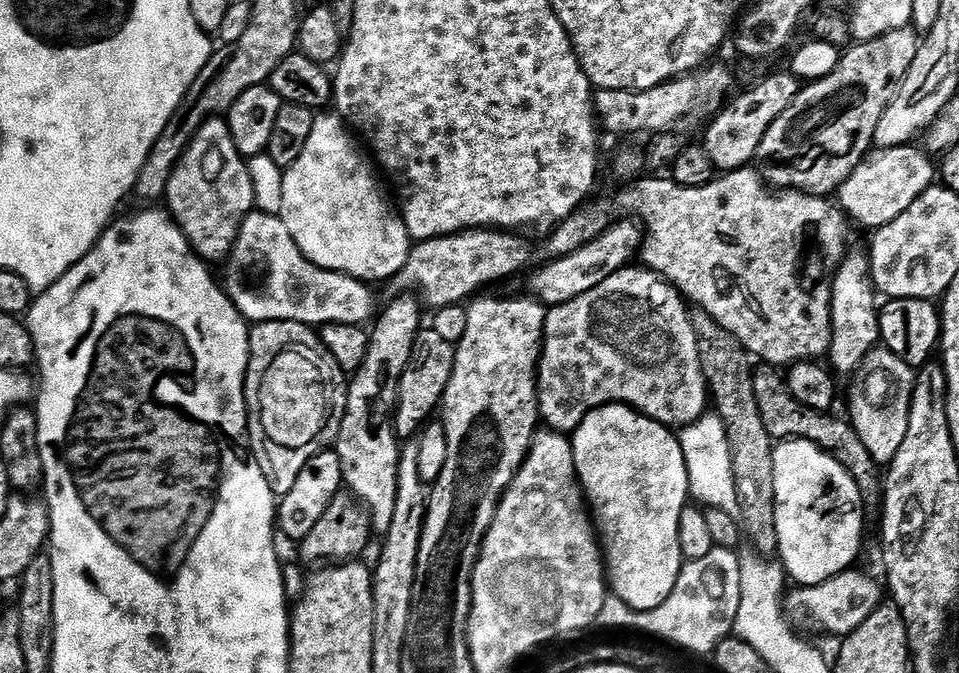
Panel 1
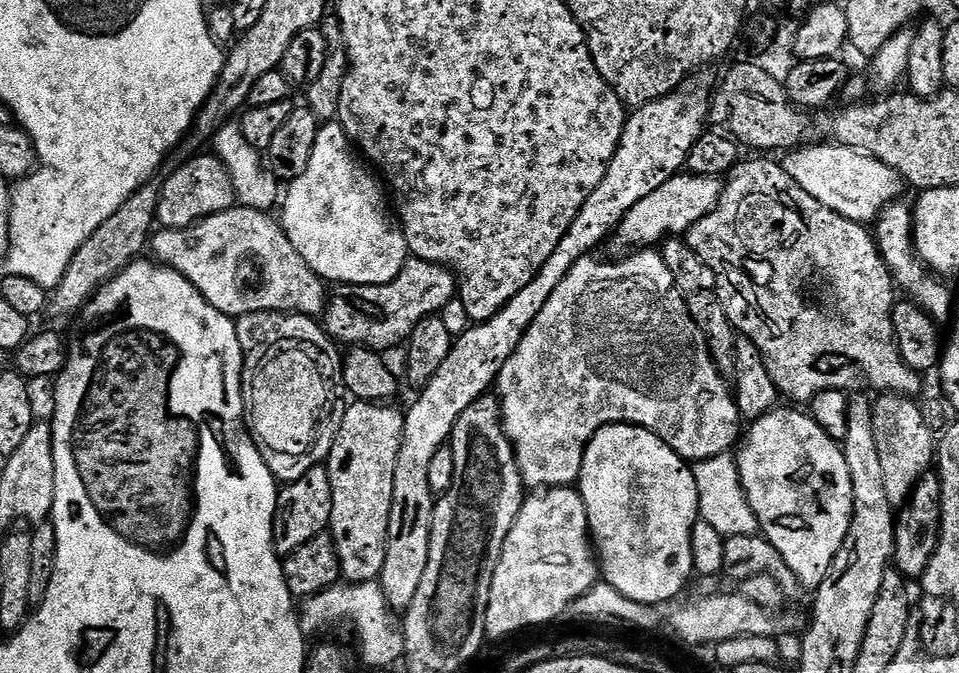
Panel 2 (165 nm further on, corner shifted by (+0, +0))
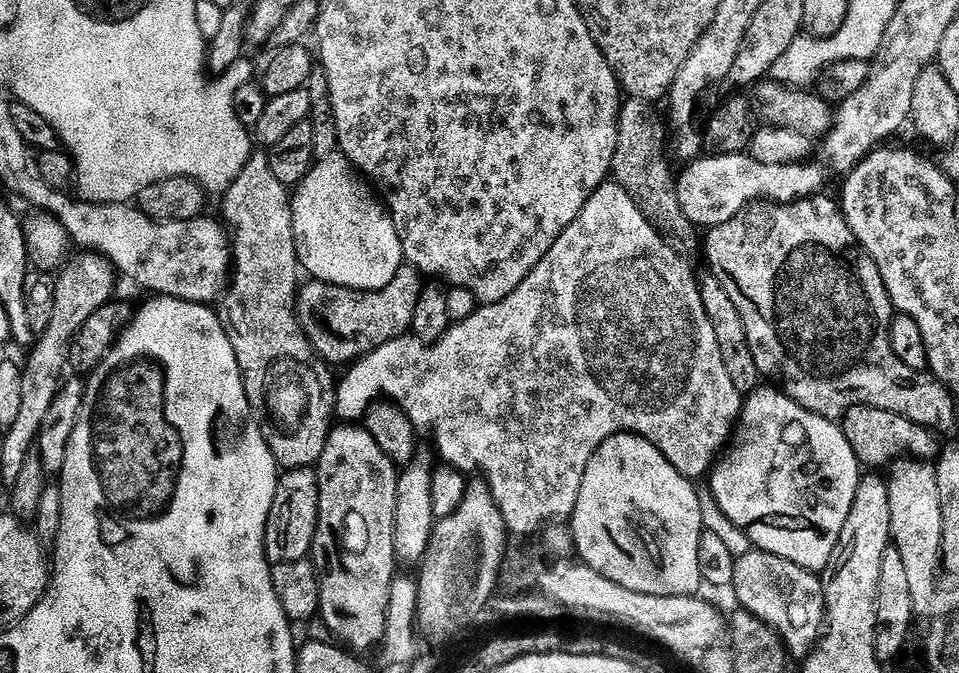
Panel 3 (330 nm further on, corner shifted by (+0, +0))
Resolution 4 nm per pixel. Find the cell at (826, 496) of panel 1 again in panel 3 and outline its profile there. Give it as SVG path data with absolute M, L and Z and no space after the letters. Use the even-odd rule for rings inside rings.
M761 386L756 391L747 393L730 444L731 447L719 457L718 463L710 472L710 487L718 506L722 510L722 514L726 514L726 518L730 518L730 522L734 522L734 526L738 526L748 535L753 549L769 552L778 558L786 558L786 562L794 562L798 566L805 568L807 572L823 573L830 561L832 561L834 550L842 538L842 526L846 526L846 518L854 506L854 494L858 490L862 479L860 459L854 454L850 442L846 442L843 427L839 423L822 418L818 414L807 412L801 404L794 402L779 387Z

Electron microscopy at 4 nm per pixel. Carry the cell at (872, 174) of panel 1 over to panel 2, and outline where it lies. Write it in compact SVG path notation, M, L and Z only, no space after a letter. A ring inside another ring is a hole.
M835 142L820 143L824 144L789 151L785 155L788 157L782 160L786 174L790 174L810 198L818 198L818 202L834 214L865 226L879 220L880 211L901 199L900 191L906 184L893 168L857 148L847 148Z

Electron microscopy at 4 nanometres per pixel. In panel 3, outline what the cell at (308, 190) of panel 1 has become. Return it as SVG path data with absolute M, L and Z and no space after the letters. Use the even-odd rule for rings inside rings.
M337 154L316 160L295 189L291 201L296 256L300 260L301 269L311 279L343 288L356 288L360 292L378 292L394 282L398 270L405 263L402 242L392 221L392 213L382 203L381 197L373 189L372 193L367 186L347 156Z

